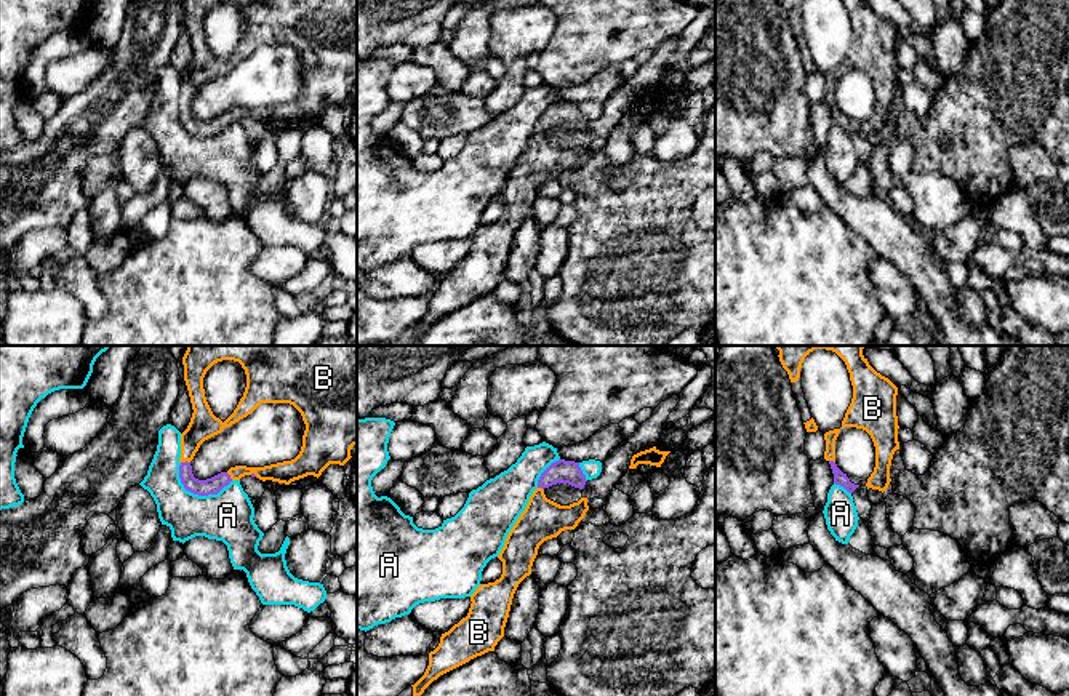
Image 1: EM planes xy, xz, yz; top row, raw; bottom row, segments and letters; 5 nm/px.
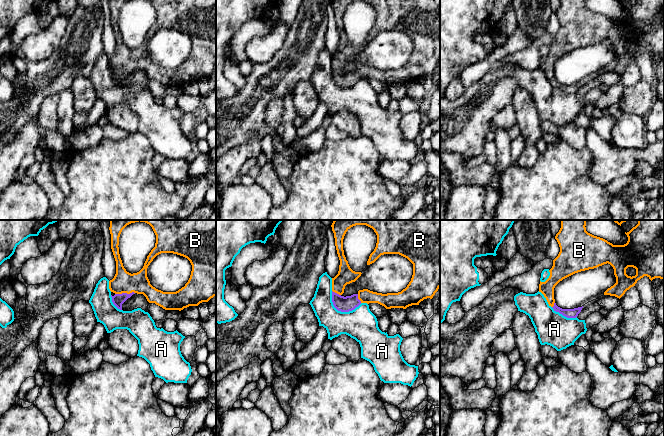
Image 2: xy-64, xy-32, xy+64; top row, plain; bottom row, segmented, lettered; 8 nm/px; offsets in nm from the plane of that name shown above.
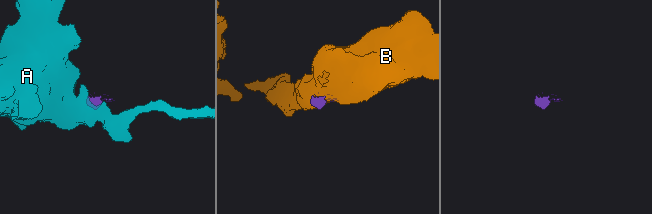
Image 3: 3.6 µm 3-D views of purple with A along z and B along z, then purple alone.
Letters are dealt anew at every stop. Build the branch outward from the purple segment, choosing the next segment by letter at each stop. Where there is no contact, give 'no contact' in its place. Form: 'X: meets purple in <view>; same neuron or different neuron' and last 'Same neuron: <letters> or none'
A: meets purple in xy; different neuron
B: meets purple in xy; same neuron
Same neuron: B

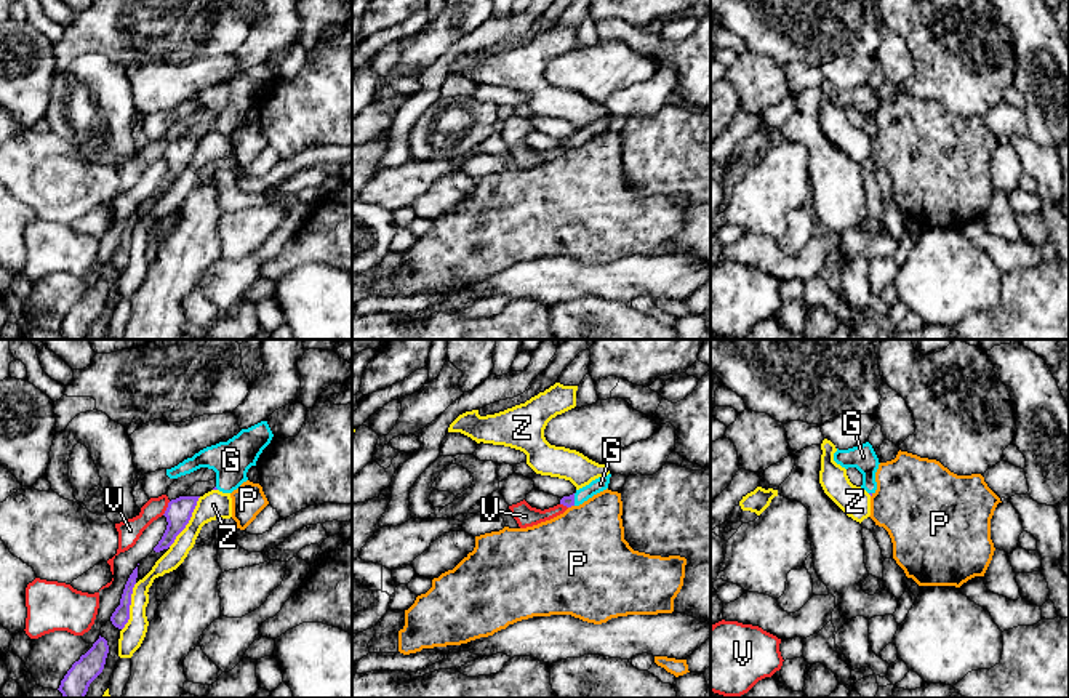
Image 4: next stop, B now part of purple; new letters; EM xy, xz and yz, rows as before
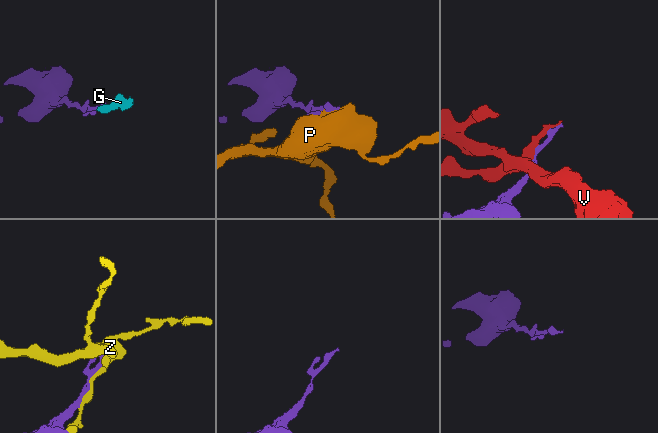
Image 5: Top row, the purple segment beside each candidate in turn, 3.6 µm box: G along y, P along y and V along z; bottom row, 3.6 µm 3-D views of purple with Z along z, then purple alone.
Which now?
G: meets purple in xz; same neuron
P: meets purple in xz; different neuron
V: meets purple in xy; different neuron
Z: meets purple in xy; different neuron
Same neuron: G

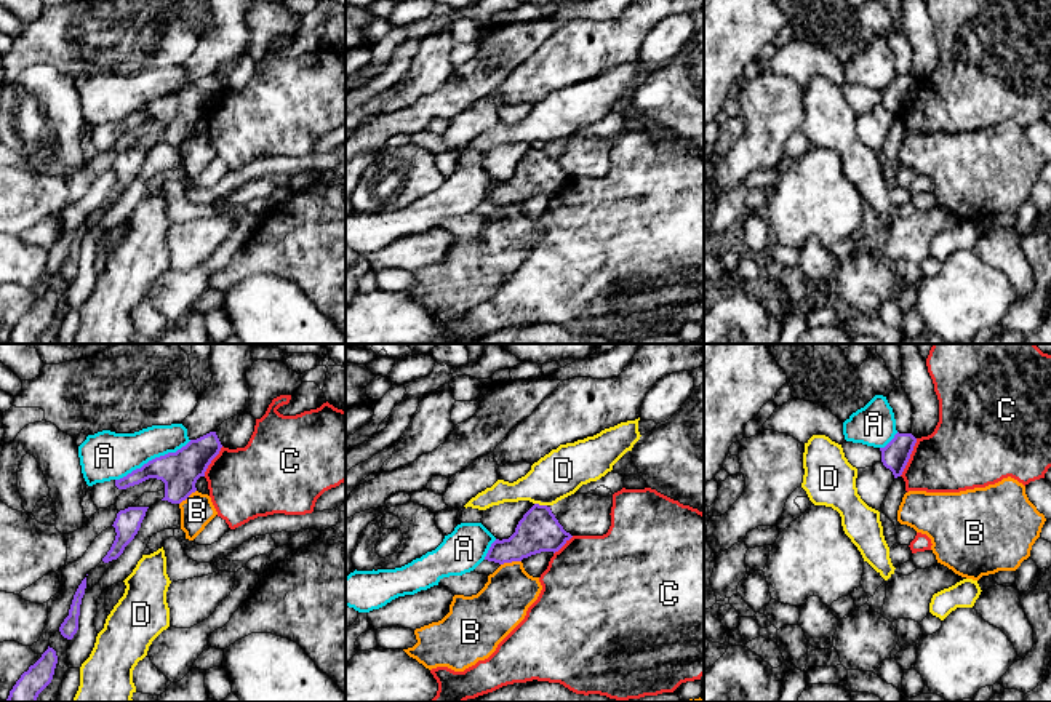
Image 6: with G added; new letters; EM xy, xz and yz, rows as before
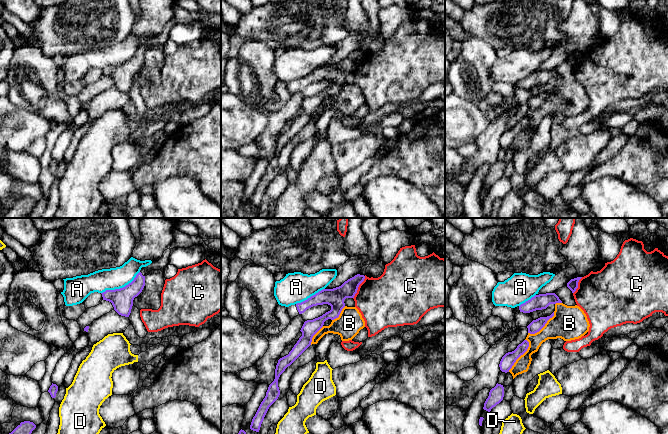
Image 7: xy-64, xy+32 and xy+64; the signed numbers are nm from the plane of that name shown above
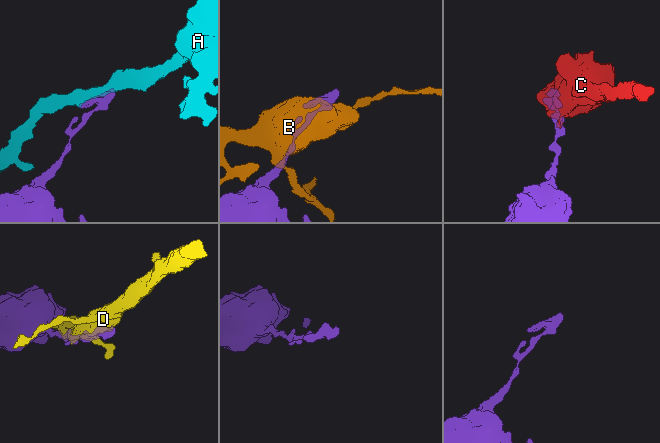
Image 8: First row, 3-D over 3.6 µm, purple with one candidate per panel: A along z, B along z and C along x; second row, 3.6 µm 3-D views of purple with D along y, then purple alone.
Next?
A: meets purple in xy; different neuron
B: meets purple in xz; different neuron
C: meets purple in yz; different neuron
D: meets purple in xz; different neuron
Same neuron: none

